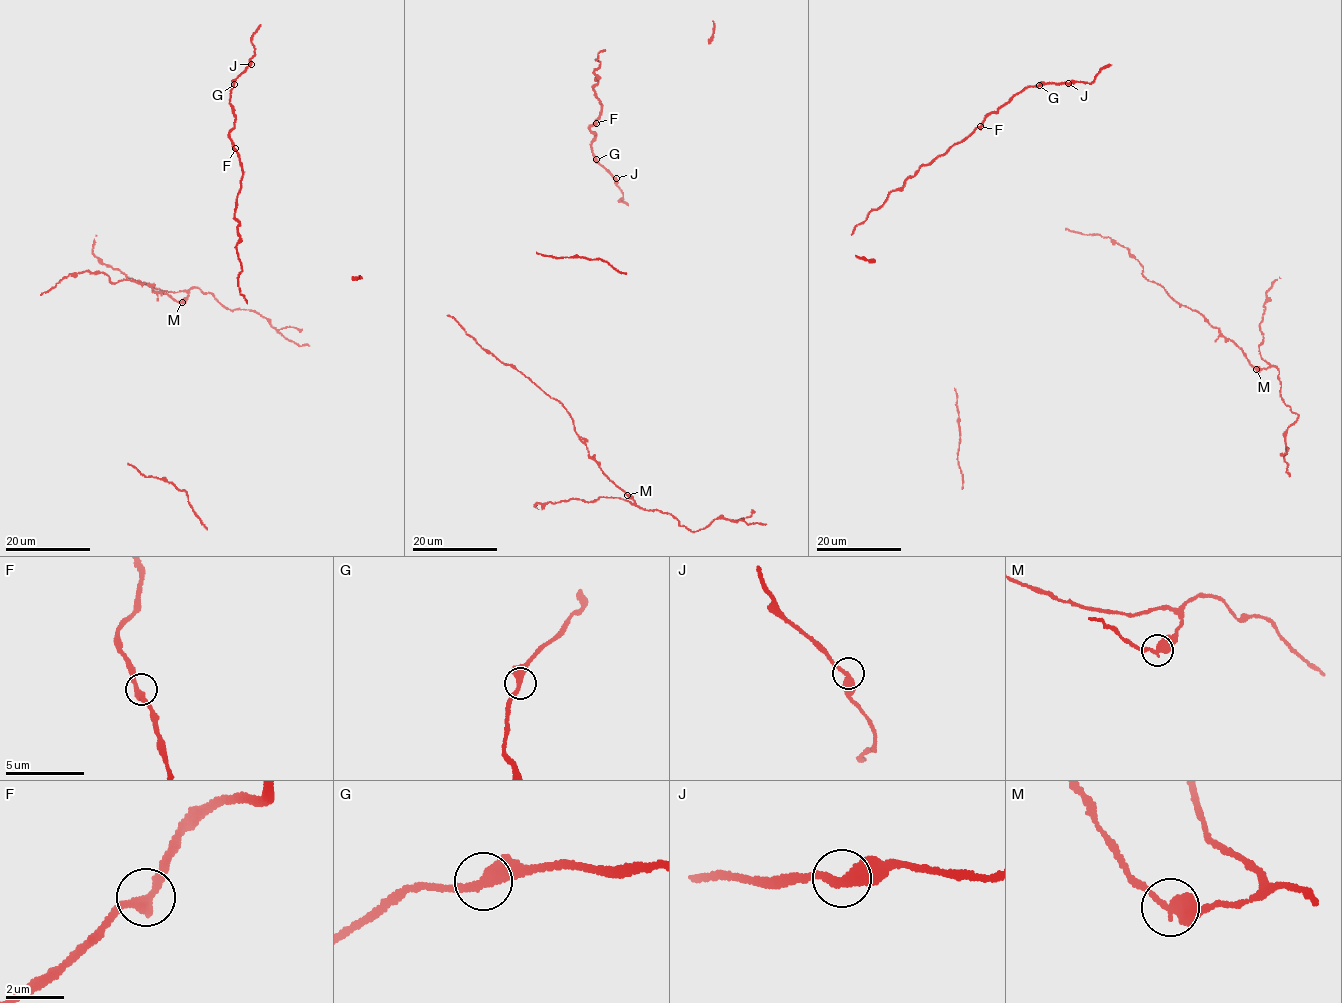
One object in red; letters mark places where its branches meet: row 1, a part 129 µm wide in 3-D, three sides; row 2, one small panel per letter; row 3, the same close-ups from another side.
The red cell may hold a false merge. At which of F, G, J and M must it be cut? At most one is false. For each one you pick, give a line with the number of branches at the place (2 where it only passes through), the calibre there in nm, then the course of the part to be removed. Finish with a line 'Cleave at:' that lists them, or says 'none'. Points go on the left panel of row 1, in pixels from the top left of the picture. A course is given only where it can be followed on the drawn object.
M: 2 | 380 nm | (182, 302), (190, 289), (198, 287), (228, 308), (259, 313), (286, 338), (300, 346), (309, 346)
Cleave at: M

